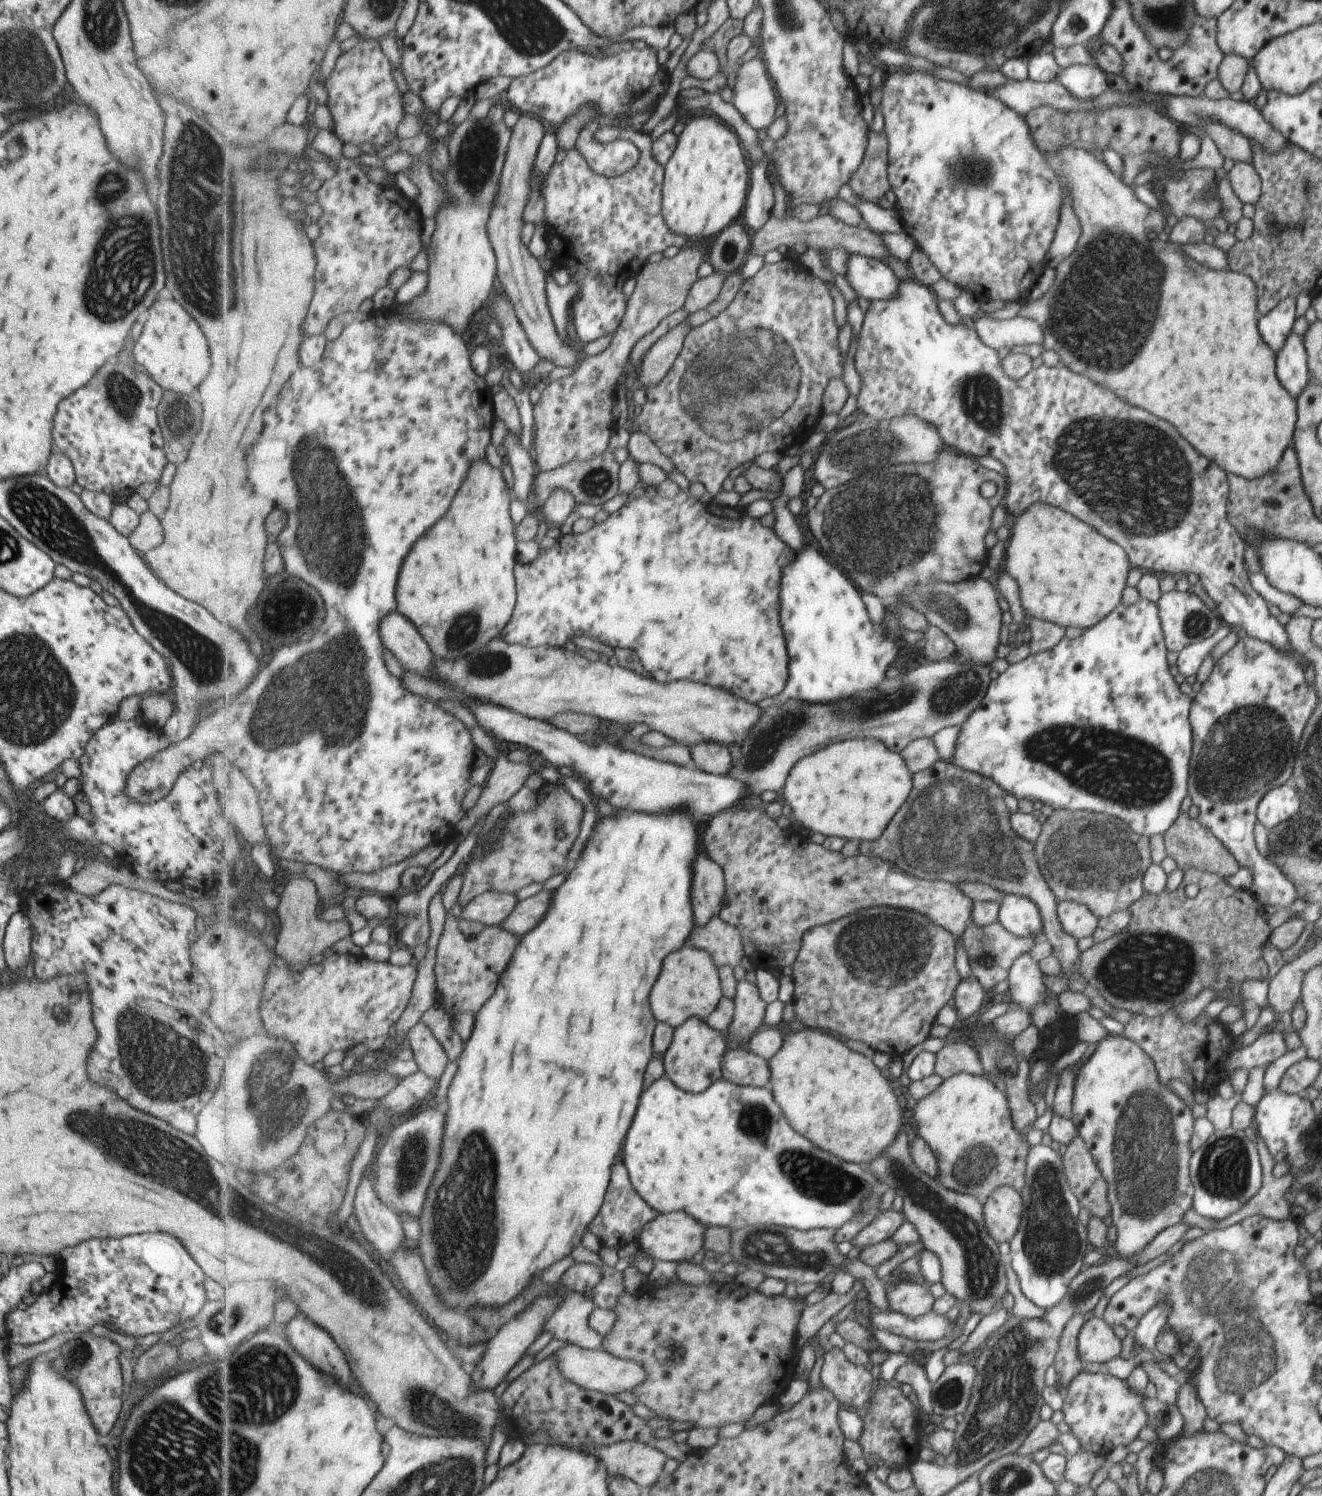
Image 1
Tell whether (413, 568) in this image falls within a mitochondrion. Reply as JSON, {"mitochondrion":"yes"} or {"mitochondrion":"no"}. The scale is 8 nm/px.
{"mitochondrion":"no"}

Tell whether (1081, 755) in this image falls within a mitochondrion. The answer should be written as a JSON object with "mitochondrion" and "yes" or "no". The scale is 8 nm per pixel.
{"mitochondrion":"yes"}

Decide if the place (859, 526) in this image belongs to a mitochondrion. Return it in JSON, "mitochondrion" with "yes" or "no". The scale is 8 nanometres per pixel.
{"mitochondrion":"yes"}

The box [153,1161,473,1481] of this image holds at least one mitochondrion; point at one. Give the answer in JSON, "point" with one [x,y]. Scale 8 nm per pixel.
{"point":[242,1306]}

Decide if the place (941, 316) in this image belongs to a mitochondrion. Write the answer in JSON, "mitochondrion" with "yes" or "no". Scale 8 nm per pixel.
{"mitochondrion":"no"}

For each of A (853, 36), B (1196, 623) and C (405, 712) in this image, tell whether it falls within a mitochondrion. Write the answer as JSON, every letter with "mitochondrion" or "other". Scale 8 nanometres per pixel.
{"A":"other","B":"mitochondrion","C":"other"}

